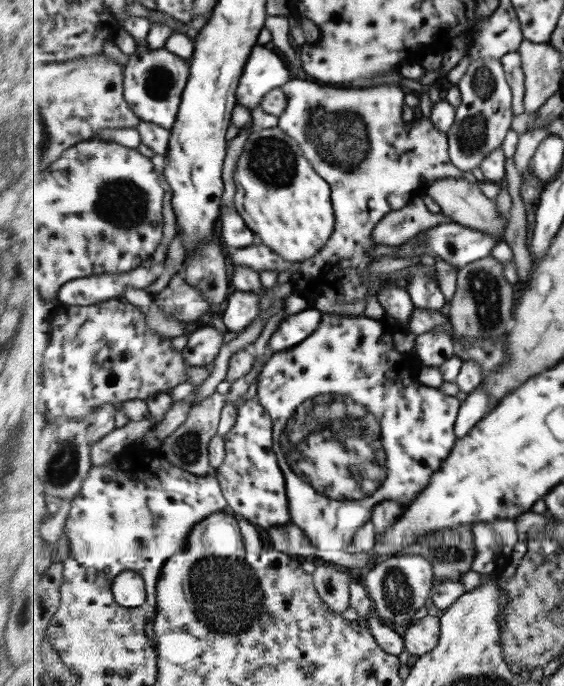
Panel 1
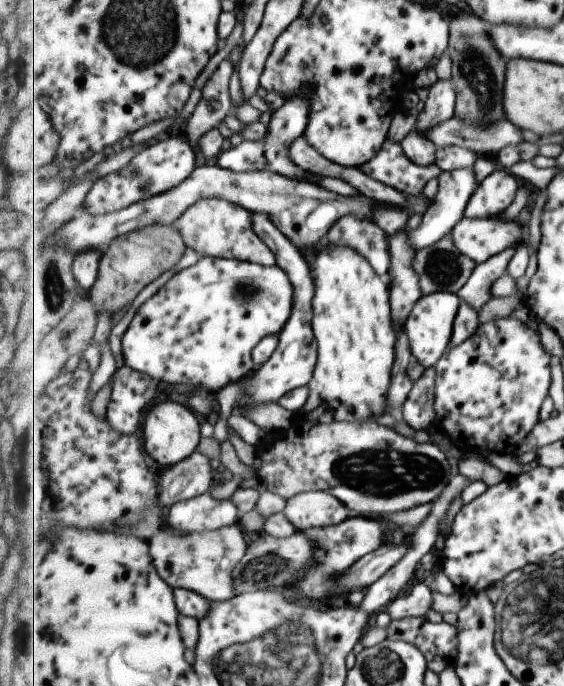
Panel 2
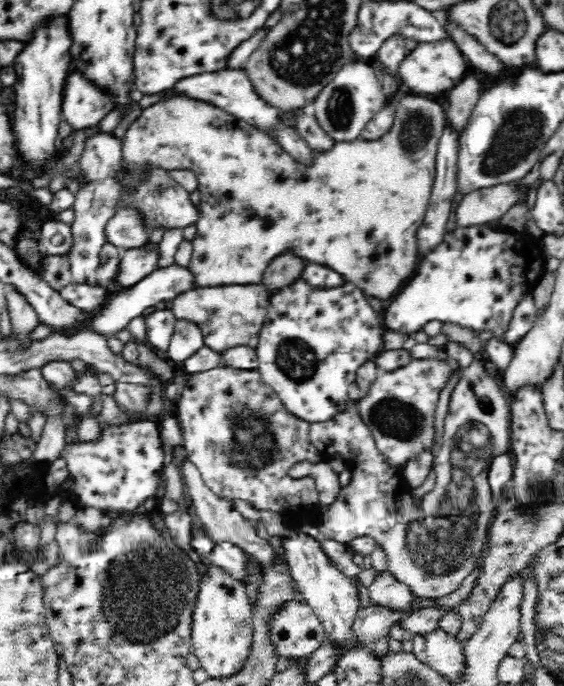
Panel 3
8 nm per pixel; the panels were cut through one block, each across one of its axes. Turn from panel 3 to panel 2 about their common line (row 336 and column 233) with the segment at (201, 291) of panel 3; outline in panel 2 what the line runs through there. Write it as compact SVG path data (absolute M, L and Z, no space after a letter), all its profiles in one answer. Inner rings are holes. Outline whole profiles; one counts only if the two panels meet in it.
M217 197L201 199L190 206L173 226L183 234L186 246L195 250L199 257L239 259L269 266L278 264L273 250L253 232L252 212L234 202Z

